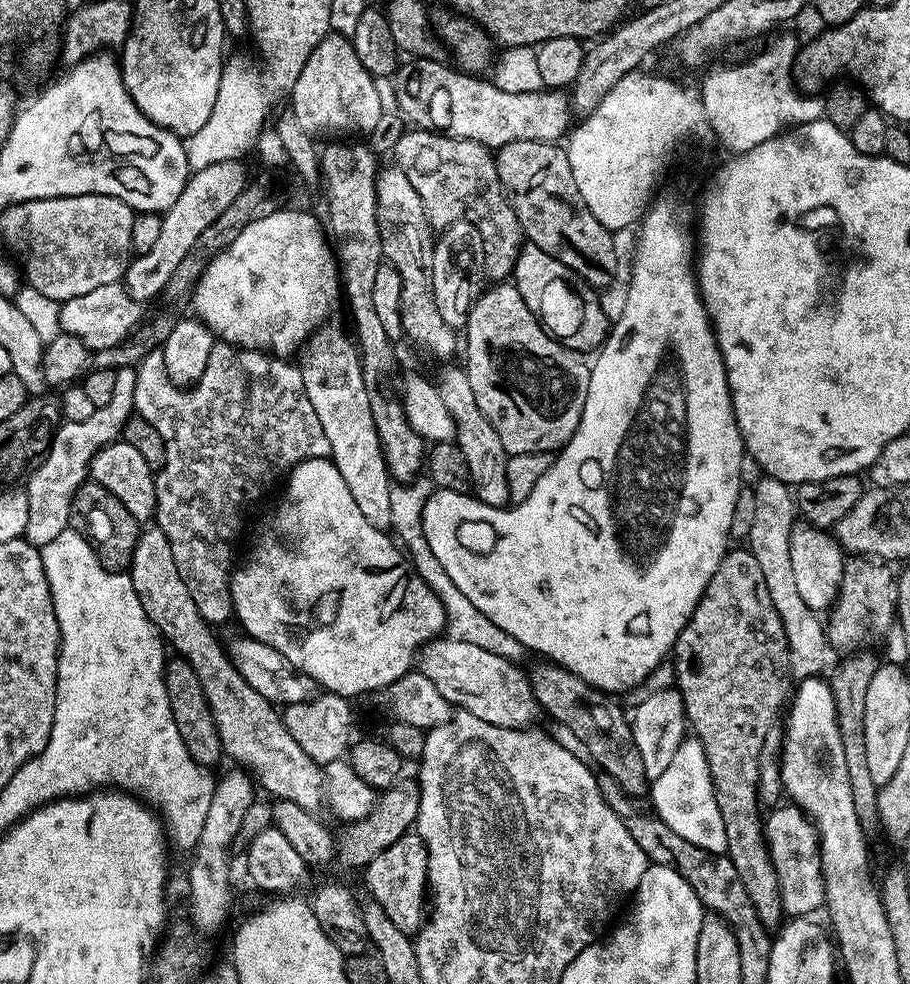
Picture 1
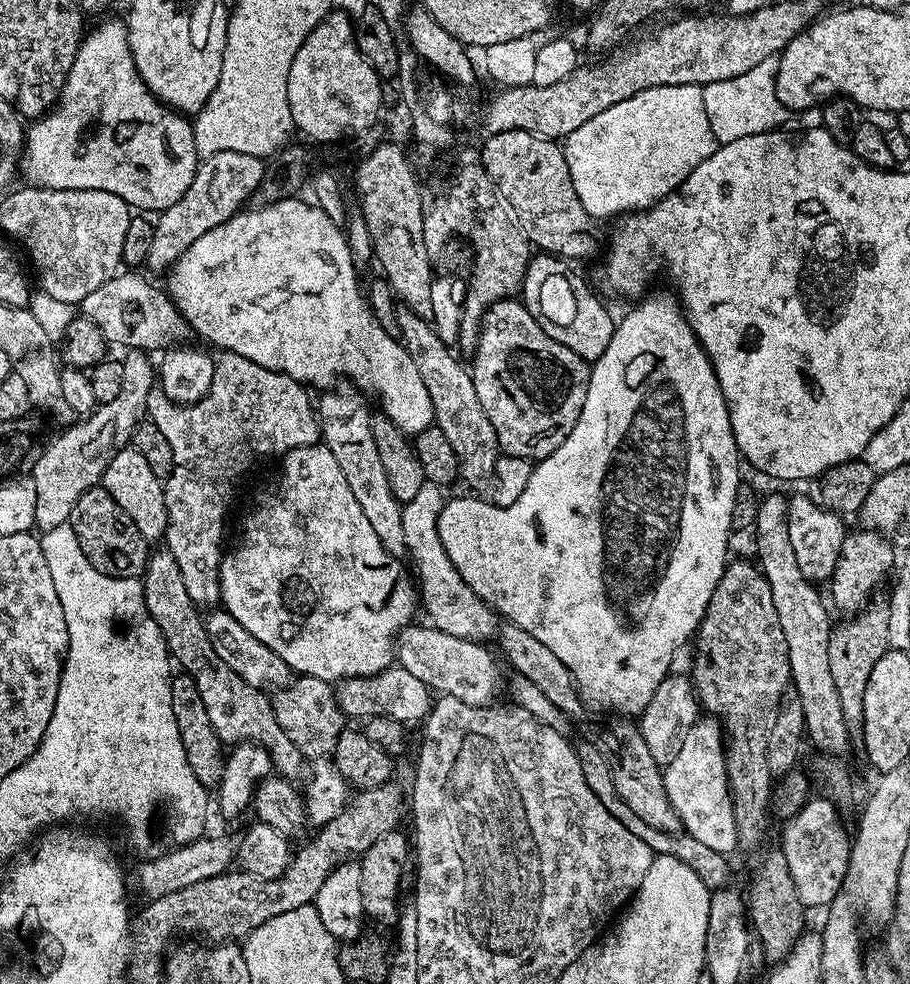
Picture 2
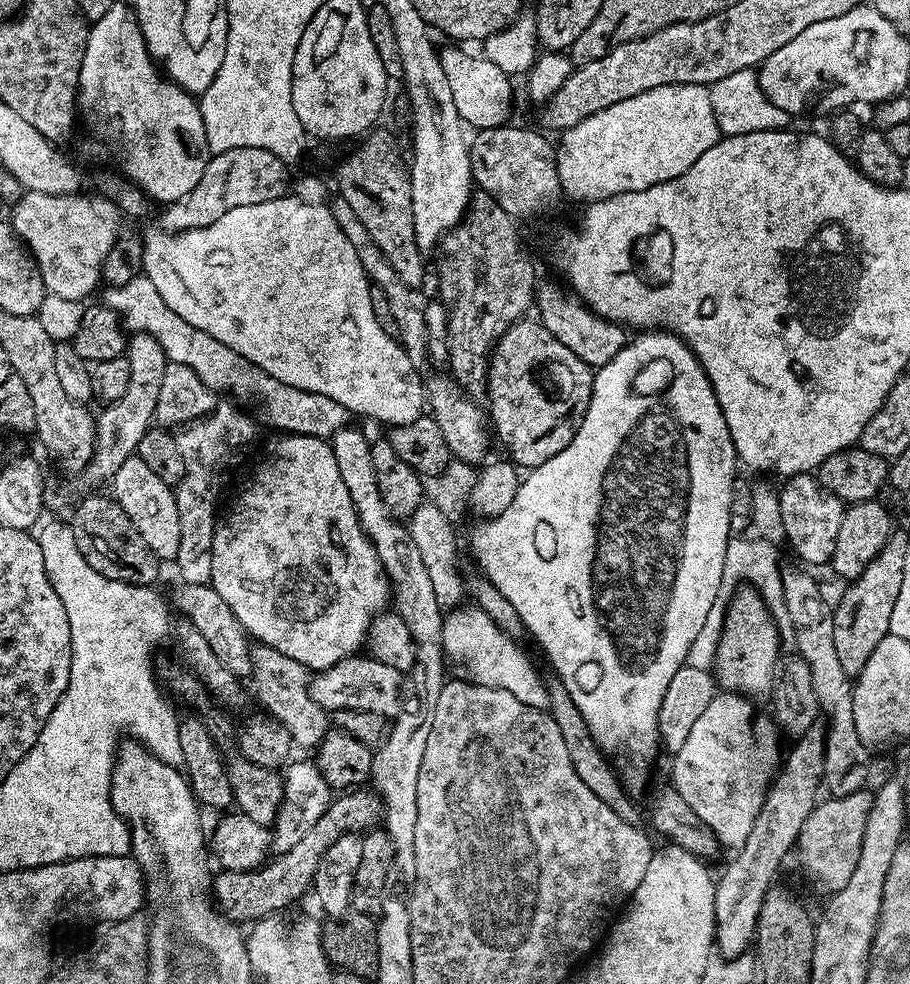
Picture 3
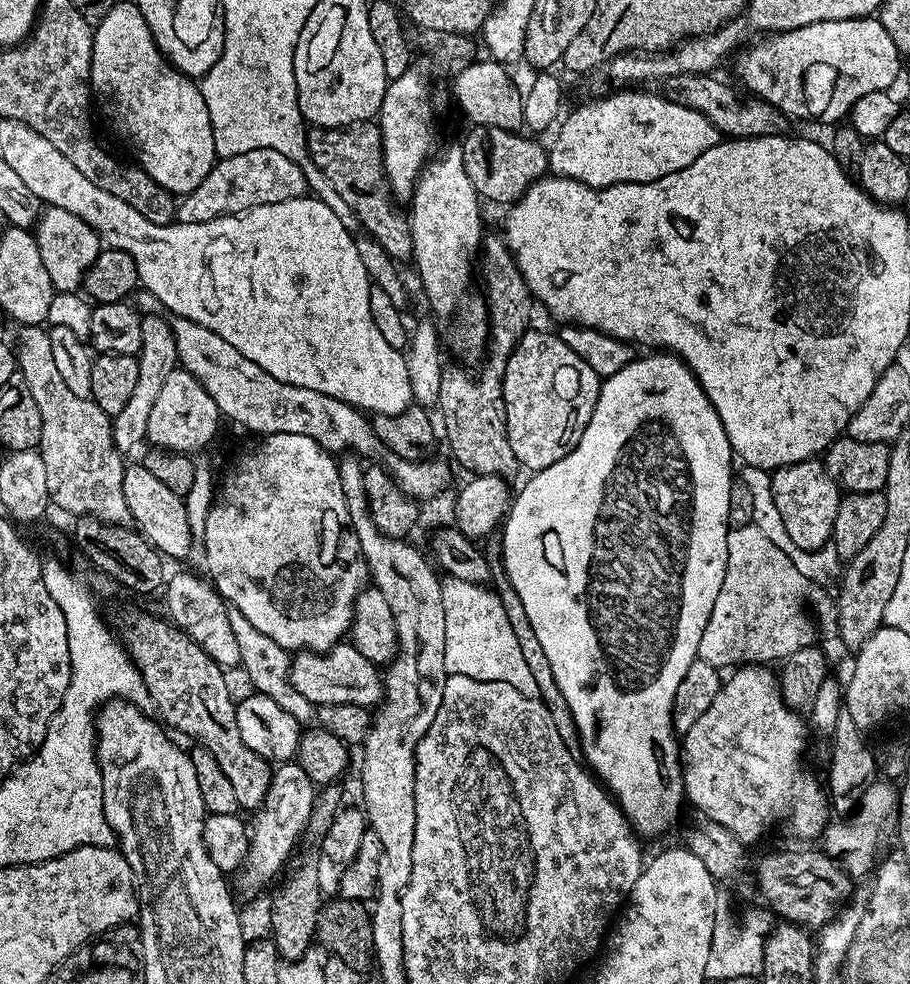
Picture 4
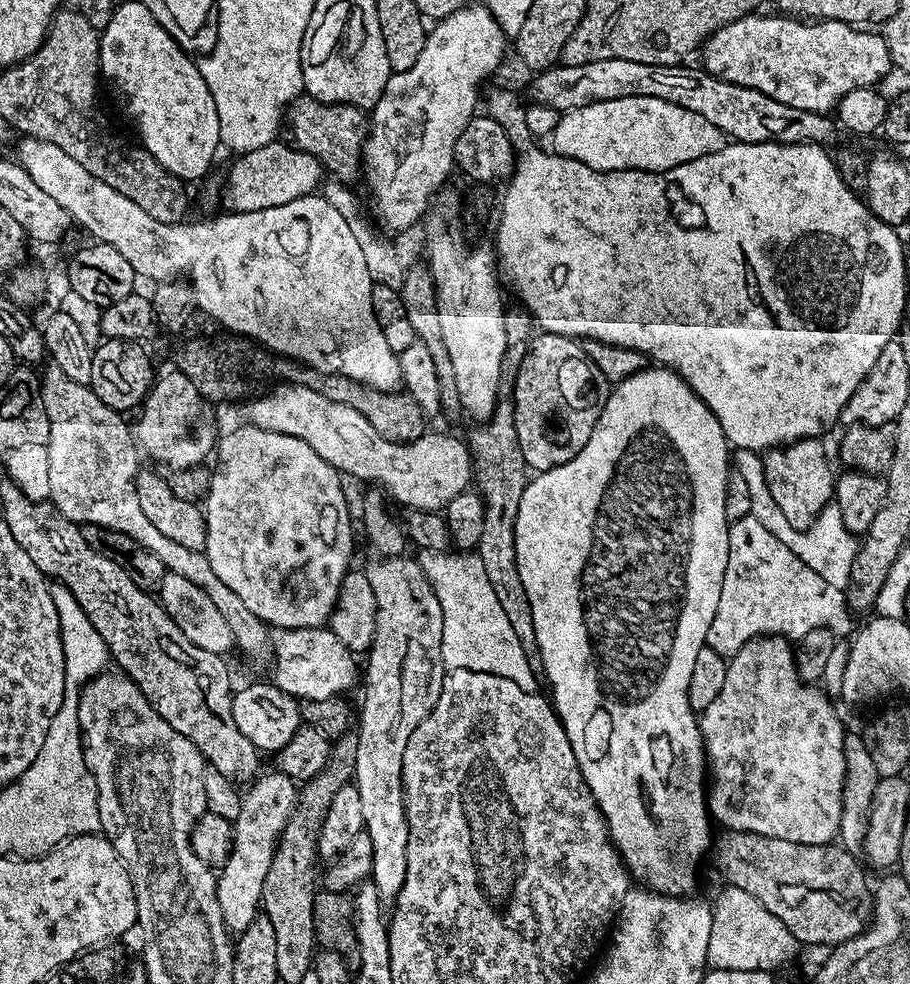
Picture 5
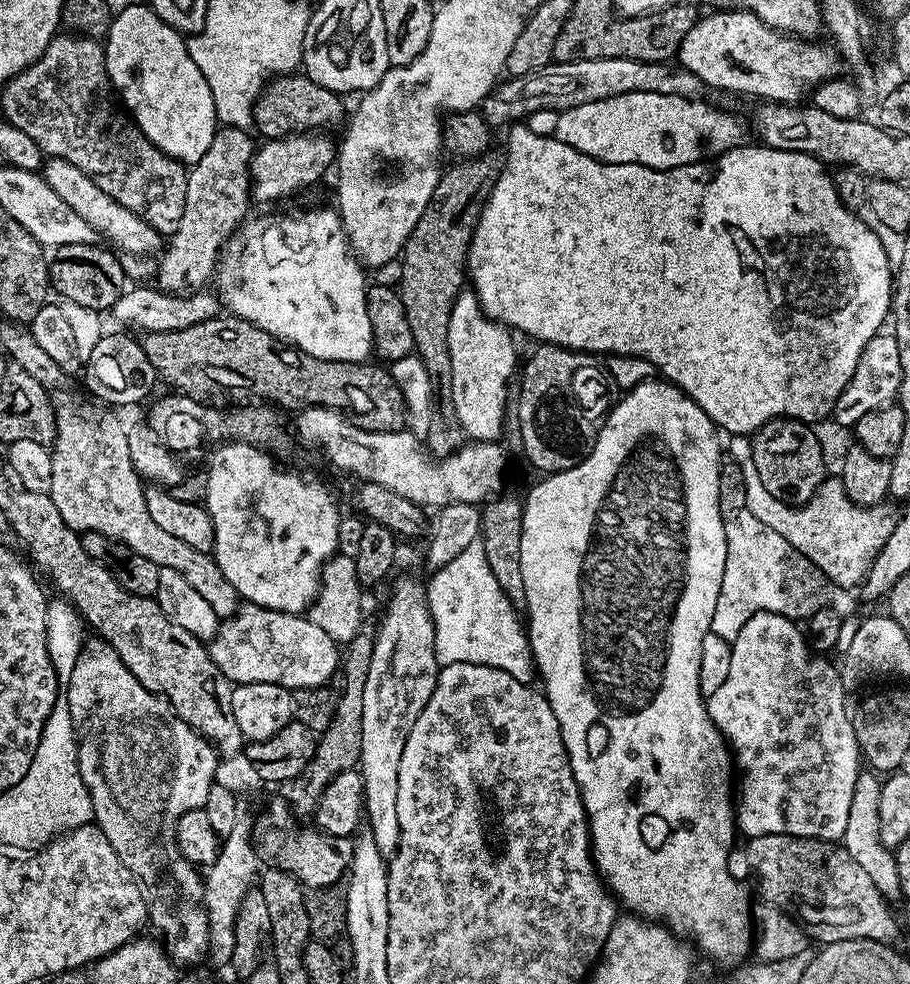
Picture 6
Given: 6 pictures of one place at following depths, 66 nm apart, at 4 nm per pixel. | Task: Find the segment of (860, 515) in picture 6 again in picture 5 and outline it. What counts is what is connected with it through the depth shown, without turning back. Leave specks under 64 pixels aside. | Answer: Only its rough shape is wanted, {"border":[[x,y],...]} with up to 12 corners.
{"border":[[737,451],[752,515],[819,577],[852,582],[858,540],[835,503],[790,526],[766,490],[764,462]]}

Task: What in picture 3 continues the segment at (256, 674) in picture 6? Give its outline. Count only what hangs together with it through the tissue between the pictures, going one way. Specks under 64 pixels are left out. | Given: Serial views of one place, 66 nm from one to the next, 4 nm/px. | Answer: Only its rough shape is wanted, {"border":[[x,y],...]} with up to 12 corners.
{"border":[[357,654],[317,671],[314,702],[329,713],[402,711],[404,674]]}

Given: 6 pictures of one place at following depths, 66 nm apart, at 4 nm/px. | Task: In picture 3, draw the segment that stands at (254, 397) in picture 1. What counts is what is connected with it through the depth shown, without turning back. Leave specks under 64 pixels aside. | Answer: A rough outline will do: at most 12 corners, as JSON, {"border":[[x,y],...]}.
{"border":[[220,402],[175,433],[184,584],[211,581],[220,475],[257,421]]}

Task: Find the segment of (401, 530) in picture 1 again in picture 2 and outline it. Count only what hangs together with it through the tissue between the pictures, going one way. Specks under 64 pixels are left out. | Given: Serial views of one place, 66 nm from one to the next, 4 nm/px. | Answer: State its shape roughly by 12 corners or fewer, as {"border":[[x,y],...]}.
{"border":[[425,481],[402,507],[431,625],[487,641],[498,618],[450,561],[446,500]]}

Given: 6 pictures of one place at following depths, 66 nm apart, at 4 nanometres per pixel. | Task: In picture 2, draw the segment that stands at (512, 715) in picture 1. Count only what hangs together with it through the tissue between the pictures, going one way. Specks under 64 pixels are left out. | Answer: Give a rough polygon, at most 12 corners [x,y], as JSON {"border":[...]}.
{"border":[[400,629],[398,664],[440,696],[491,705],[500,668],[483,643]]}

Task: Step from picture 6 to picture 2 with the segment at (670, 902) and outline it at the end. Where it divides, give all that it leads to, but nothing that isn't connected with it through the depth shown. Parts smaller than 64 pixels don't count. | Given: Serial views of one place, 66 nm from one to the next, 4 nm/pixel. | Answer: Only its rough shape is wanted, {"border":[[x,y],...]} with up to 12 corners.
{"border":[[641,299],[465,584],[639,714],[730,560],[742,457],[679,299]]}

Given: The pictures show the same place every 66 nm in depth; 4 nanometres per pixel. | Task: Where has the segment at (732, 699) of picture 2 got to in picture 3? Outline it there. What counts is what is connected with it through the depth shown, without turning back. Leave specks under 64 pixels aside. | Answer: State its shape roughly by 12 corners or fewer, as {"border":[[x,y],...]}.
{"border":[[733,593],[717,644],[721,689],[773,691],[782,639],[759,593]]}

